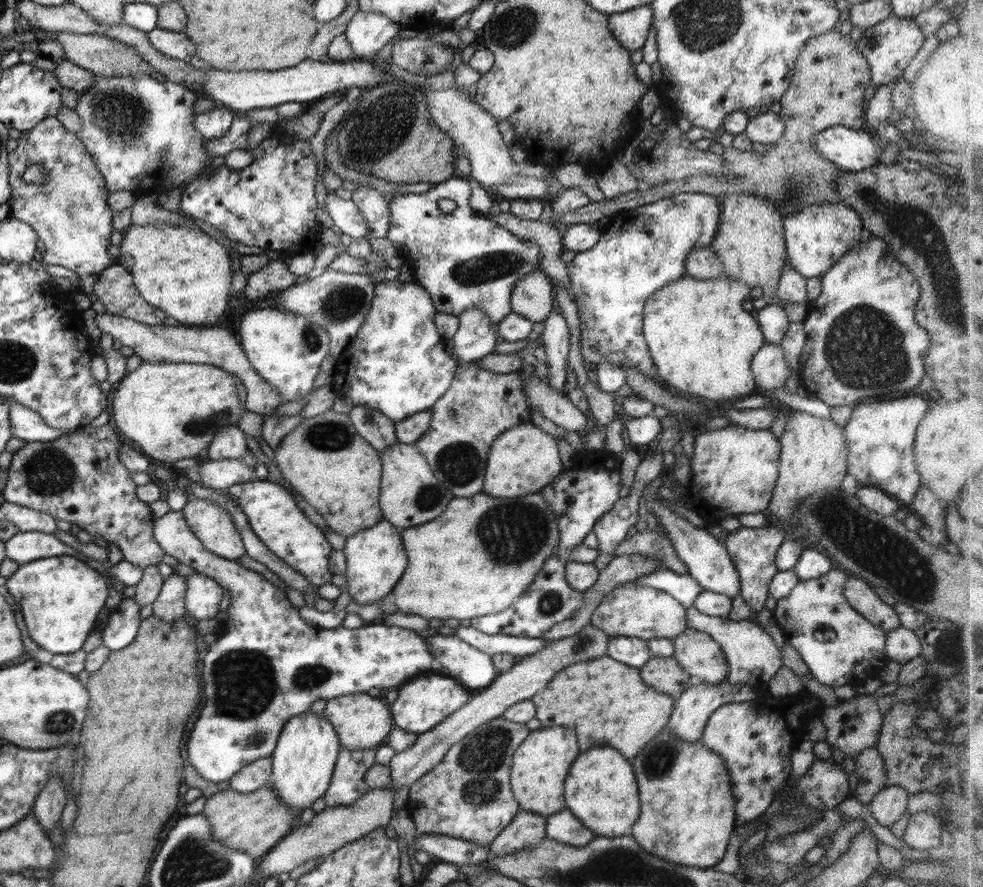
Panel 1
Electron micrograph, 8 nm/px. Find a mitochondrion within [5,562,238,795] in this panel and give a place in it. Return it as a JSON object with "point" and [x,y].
{"point":[64,720]}

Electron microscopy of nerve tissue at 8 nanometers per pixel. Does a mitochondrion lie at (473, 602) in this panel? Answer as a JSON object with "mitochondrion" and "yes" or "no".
{"mitochondrion":"no"}

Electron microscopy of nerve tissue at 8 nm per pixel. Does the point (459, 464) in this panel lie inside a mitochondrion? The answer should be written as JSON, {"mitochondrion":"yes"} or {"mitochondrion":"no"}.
{"mitochondrion":"yes"}

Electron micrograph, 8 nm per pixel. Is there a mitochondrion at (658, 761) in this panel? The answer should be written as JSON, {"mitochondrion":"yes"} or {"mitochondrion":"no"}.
{"mitochondrion":"yes"}

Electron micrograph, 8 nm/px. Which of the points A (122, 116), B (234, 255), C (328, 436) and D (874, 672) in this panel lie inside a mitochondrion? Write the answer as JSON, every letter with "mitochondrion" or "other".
{"A":"mitochondrion","B":"other","C":"mitochondrion","D":"other"}

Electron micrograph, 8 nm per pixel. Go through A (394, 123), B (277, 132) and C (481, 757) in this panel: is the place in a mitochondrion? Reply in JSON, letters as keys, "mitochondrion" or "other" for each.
{"A":"mitochondrion","B":"other","C":"mitochondrion"}

